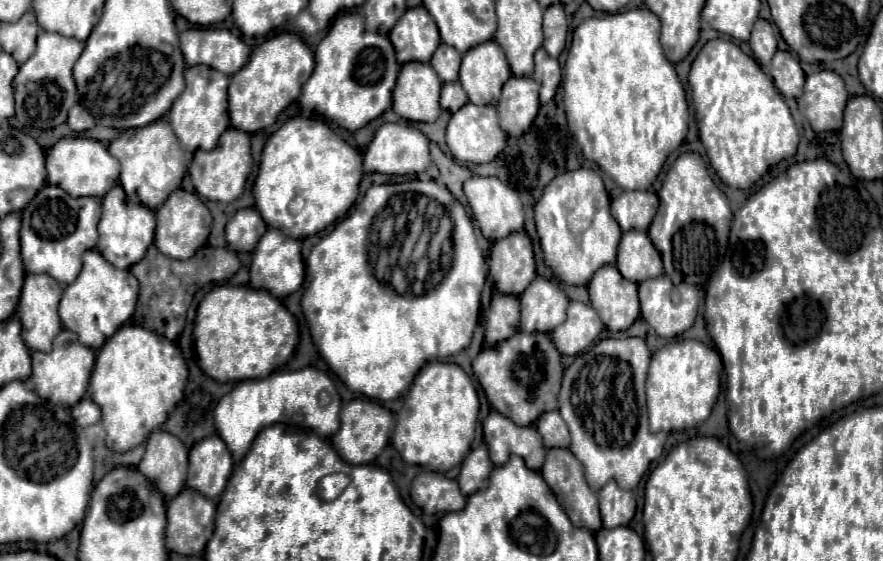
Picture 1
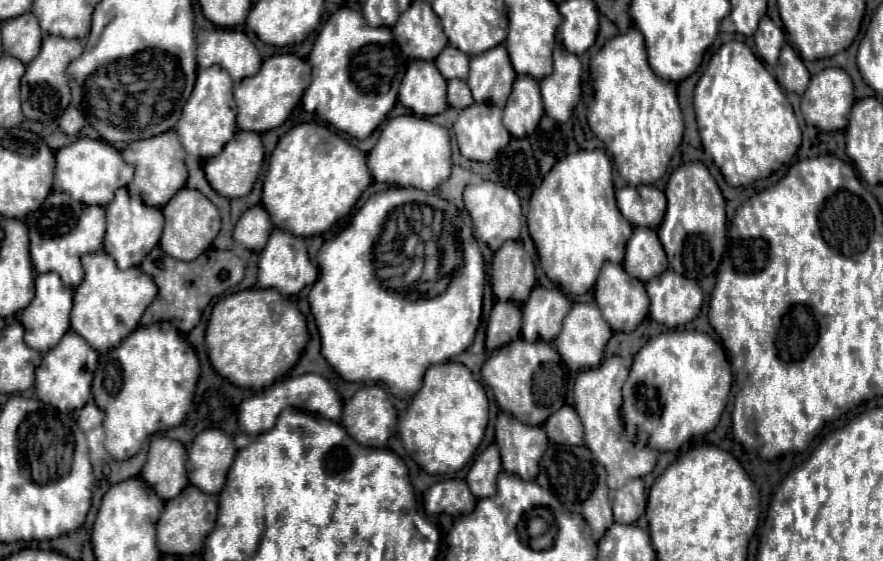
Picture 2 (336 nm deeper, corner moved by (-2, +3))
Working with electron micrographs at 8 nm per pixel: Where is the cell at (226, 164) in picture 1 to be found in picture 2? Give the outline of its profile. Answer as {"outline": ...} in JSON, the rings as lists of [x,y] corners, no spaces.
{"outline":[[[238,130],[234,134],[234,138],[226,144],[226,148],[206,160],[204,164],[204,172],[206,172],[206,178],[210,182],[210,186],[220,194],[220,196],[226,196],[226,198],[242,198],[242,196],[248,196],[258,174],[260,174],[260,168],[262,168],[262,162],[264,162],[264,148],[262,148],[262,138],[258,132],[246,132],[246,130]]]}

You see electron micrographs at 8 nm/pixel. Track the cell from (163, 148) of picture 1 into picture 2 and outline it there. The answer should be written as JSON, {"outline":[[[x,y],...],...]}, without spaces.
{"outline":[[[168,130],[160,136],[138,140],[130,144],[126,150],[122,150],[122,156],[126,164],[134,168],[134,180],[127,186],[129,192],[138,190],[140,198],[144,200],[146,206],[152,208],[162,208],[168,204],[168,200],[186,184],[188,170],[186,170],[186,150],[182,148],[178,134],[174,130]]]}

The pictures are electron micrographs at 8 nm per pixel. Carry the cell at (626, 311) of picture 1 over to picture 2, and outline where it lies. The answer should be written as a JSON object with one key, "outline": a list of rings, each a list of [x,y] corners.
{"outline":[[[612,262],[604,264],[604,268],[598,276],[594,294],[596,294],[596,304],[598,304],[604,320],[610,324],[610,328],[614,332],[632,332],[632,330],[636,330],[636,326],[648,314],[650,300],[646,296],[644,284],[640,280],[634,280],[632,276],[626,276],[626,272],[620,264],[612,264]]]}

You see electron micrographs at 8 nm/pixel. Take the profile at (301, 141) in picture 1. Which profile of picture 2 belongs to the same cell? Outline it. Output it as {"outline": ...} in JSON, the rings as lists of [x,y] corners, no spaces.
{"outline":[[[306,122],[288,130],[276,144],[264,178],[262,206],[280,230],[302,238],[318,236],[354,208],[370,182],[372,176],[366,168],[366,154],[326,126]]]}

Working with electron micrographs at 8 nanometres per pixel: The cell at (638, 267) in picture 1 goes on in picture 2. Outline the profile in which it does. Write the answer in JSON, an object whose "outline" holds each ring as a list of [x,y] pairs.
{"outline":[[[634,228],[632,238],[626,244],[626,260],[624,270],[646,282],[668,268],[668,260],[664,248],[658,240],[656,230],[652,228]]]}

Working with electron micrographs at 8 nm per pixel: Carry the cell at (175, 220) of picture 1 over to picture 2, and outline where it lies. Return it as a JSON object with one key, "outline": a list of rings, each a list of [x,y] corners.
{"outline":[[[182,188],[172,200],[170,204],[166,204],[162,208],[162,214],[166,218],[166,226],[164,226],[164,234],[160,238],[160,248],[178,260],[190,262],[196,260],[216,238],[218,230],[220,230],[220,212],[218,208],[198,190],[190,190],[190,188]]]}

